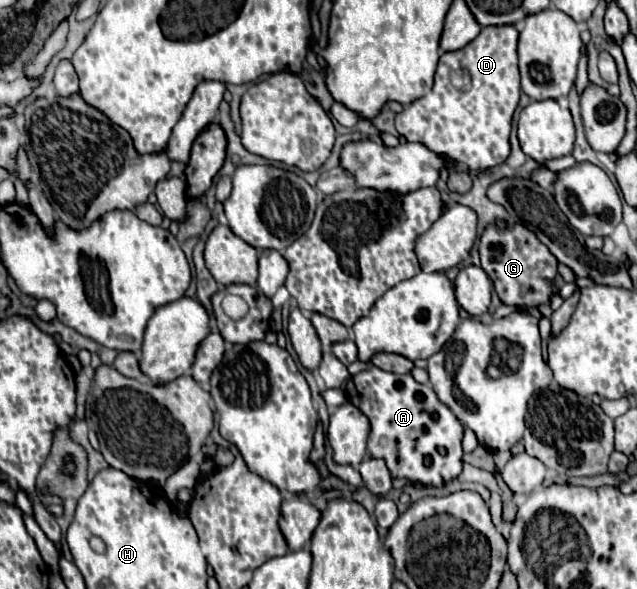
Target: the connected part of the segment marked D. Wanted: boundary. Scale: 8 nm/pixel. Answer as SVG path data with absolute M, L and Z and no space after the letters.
M513 25L483 27L481 33L463 49L443 53L435 73L435 85L429 95L413 101L395 115L395 129L407 141L417 141L435 153L445 153L453 161L465 163L469 169L491 169L509 157L511 117L519 103L521 85L517 69L517 29Z

